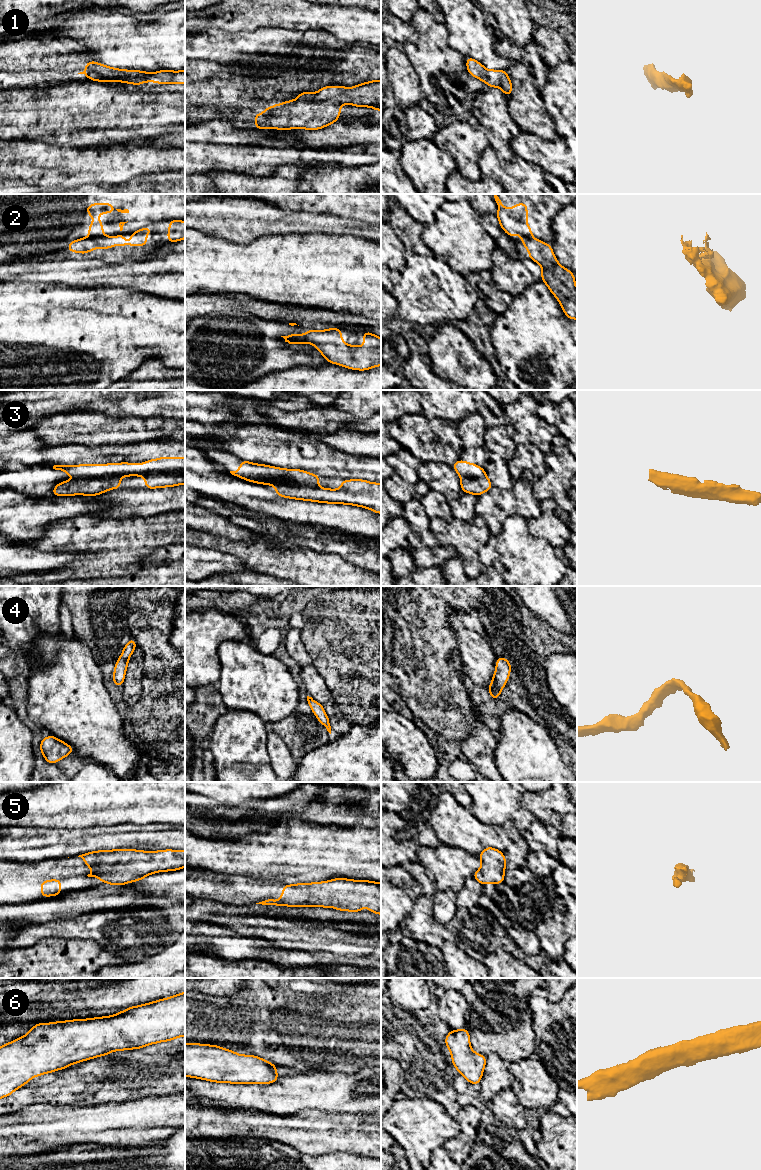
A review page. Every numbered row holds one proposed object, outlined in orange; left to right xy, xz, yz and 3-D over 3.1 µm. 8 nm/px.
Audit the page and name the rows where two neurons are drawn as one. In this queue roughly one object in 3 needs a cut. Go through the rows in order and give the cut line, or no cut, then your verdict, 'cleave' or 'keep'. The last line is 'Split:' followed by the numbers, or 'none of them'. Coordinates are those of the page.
1: no cut | keep
2: xy (102, 235), (89, 238) | cleave
3: no cut | keep
4: no cut | keep
5: no cut | keep
6: no cut | keep
Split: 2

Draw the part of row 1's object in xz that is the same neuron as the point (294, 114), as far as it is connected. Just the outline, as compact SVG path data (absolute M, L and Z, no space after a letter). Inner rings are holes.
M381 80L368 81L351 88L344 86L326 86L316 93L301 92L296 100L265 108L261 114L255 114L256 129L298 129L318 130L336 121L340 117L340 105L351 104L357 107L373 107L381 110Z

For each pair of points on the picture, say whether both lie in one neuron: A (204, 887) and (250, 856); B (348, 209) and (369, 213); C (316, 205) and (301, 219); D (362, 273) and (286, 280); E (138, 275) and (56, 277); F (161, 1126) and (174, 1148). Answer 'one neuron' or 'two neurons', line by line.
A: two neurons
B: one neuron
C: two neurons
D: one neuron
E: one neuron
F: two neurons

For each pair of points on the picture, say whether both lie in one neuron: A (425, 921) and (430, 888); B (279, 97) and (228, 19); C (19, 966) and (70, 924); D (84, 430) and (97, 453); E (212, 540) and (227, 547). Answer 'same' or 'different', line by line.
A: different
B: different
C: different
D: different
E: same

